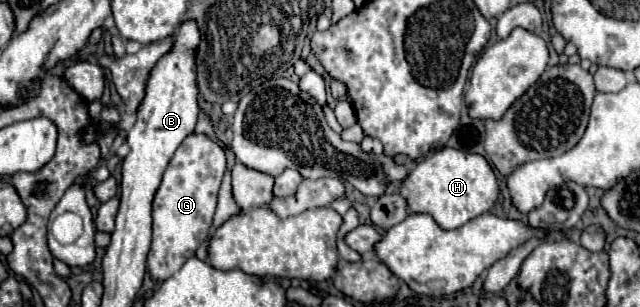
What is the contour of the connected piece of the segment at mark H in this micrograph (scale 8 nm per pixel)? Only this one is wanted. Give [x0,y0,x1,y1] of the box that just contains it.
[401,146,499,230]

